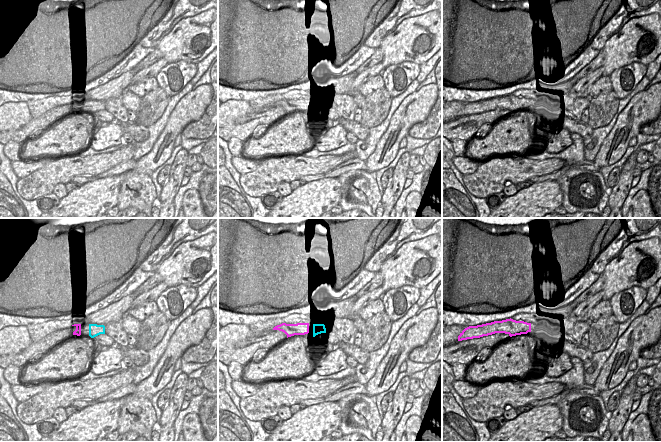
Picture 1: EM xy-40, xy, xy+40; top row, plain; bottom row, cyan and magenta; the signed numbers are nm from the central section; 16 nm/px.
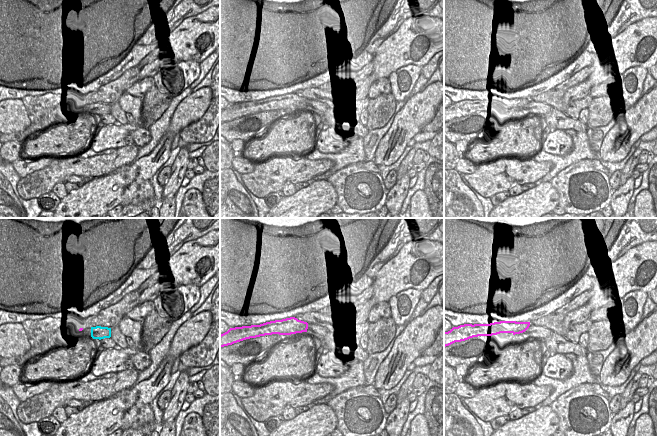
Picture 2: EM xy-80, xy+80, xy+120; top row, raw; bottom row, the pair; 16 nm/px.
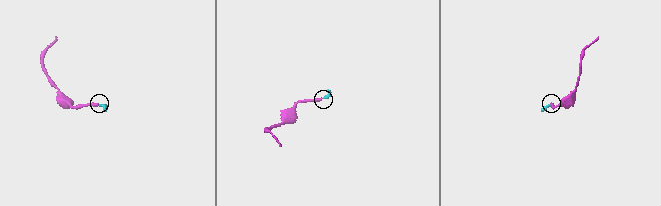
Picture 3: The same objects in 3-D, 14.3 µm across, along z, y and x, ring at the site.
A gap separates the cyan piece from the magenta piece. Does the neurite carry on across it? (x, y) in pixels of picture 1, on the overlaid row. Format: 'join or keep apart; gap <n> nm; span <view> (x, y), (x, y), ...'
join; gap 80 nm; span xy (313, 324), (308, 324)

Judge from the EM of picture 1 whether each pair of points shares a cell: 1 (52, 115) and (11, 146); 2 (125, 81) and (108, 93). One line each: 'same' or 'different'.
1: different
2: same

